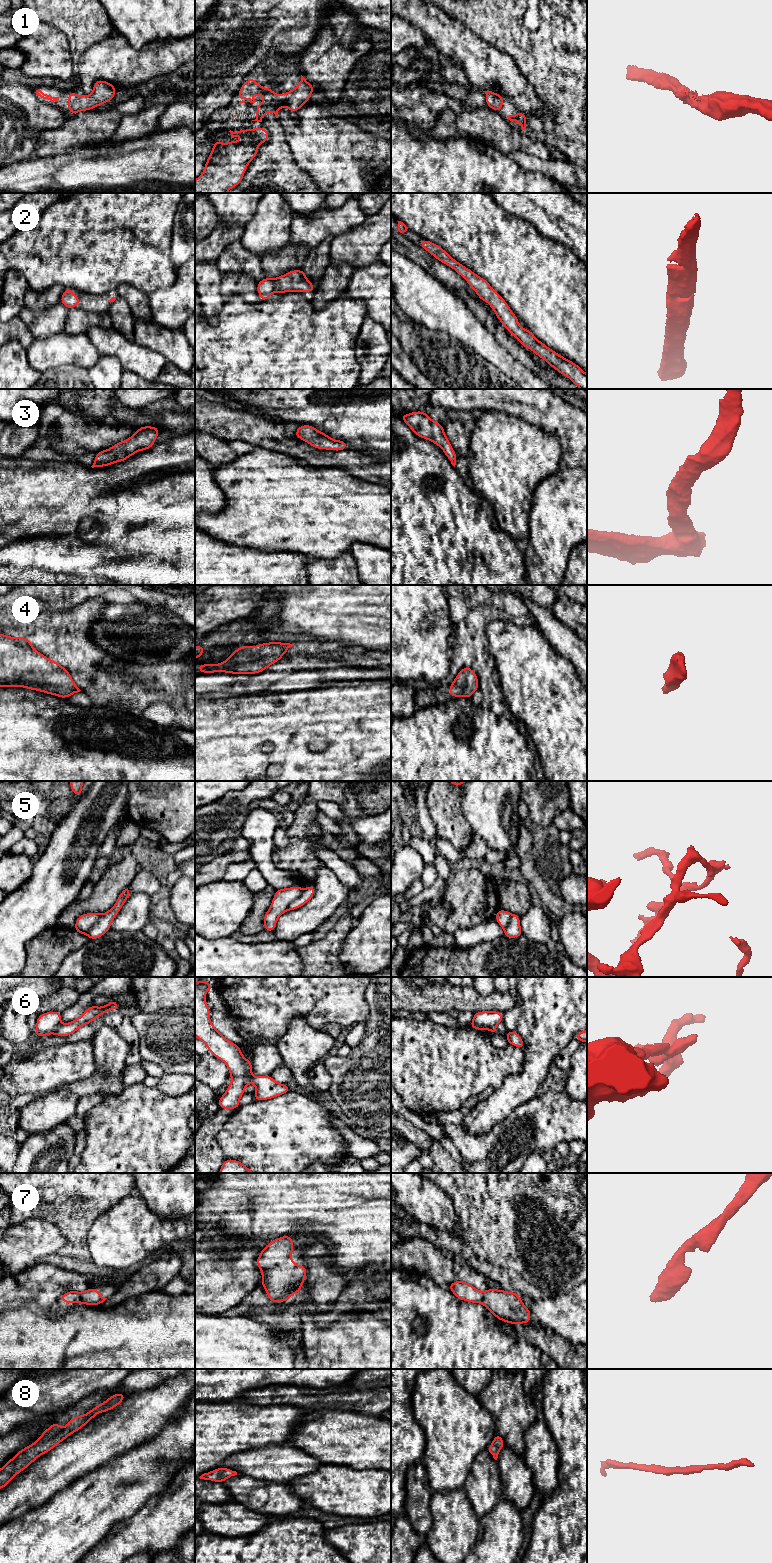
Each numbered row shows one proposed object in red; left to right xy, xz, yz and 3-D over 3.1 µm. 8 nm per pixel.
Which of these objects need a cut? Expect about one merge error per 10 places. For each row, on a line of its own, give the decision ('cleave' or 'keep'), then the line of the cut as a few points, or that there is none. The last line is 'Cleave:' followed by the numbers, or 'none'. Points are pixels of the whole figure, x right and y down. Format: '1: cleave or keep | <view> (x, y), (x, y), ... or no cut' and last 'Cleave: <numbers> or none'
1: keep | no cut
2: keep | no cut
3: keep | no cut
4: keep | no cut
5: cleave | xz (303, 890), (290, 903), (287, 909)
6: cleave | xy (59, 1024), (53, 1033)
7: keep | no cut
8: keep | no cut
Cleave: 5, 6

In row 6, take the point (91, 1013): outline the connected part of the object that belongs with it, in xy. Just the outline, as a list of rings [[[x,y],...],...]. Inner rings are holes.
[[[109,1002],[102,1007],[91,1005],[84,1011],[81,1016],[79,1016],[75,1020],[66,1024],[59,1025],[54,1034],[60,1037],[69,1036],[76,1032],[81,1026],[91,1024],[92,1021],[97,1017],[102,1016],[104,1013],[116,1008],[118,1008],[116,1002]]]

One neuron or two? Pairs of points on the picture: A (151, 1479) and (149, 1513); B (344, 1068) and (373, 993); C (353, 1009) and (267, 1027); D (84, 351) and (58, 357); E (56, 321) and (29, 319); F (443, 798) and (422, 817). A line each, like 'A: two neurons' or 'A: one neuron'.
A: two neurons
B: one neuron
C: one neuron
D: one neuron
E: one neuron
F: two neurons

